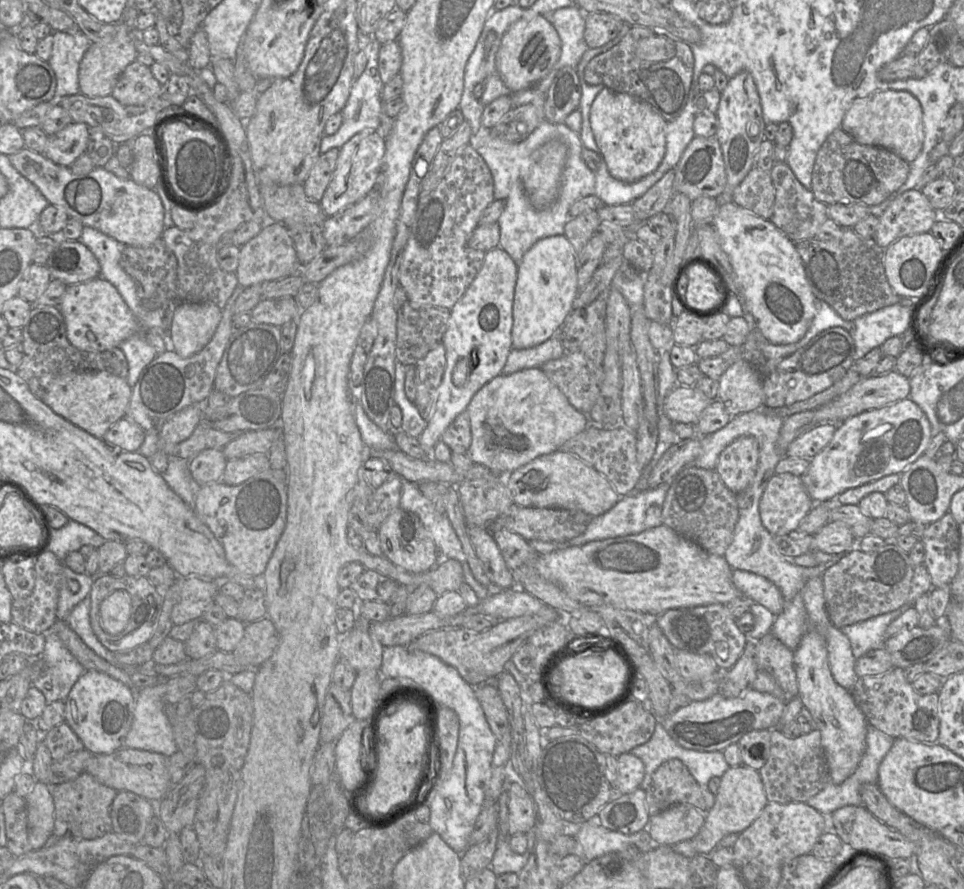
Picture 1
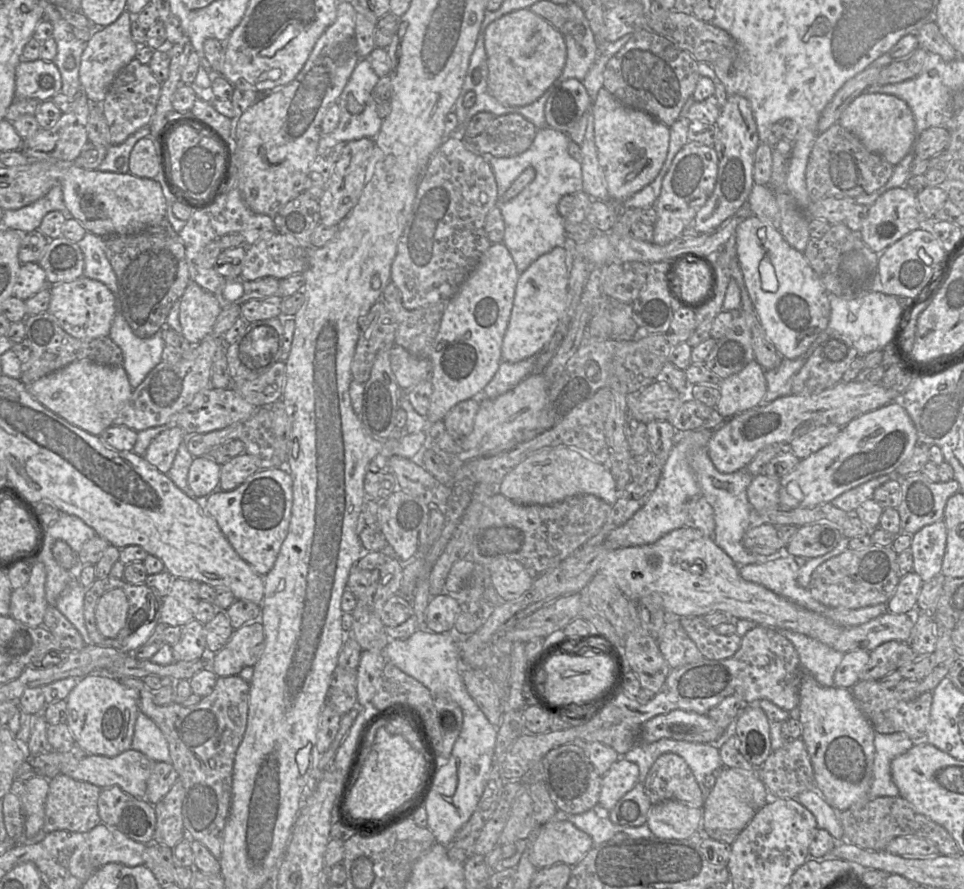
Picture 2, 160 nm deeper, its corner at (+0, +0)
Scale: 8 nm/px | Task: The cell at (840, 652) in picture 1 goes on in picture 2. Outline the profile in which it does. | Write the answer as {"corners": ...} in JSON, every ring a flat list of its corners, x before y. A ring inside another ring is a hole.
{"corners":[[779,630,795,647,803,673,812,675,824,687,835,687,834,673,841,663,844,653,826,644,791,630]]}

